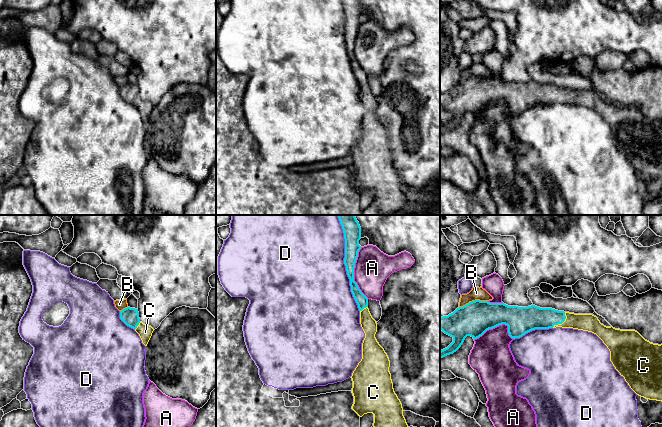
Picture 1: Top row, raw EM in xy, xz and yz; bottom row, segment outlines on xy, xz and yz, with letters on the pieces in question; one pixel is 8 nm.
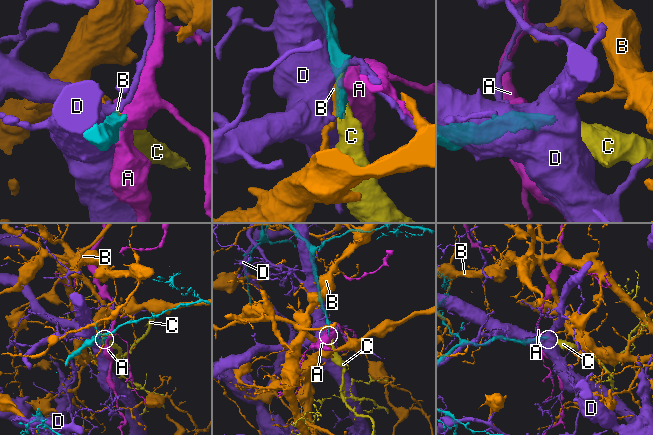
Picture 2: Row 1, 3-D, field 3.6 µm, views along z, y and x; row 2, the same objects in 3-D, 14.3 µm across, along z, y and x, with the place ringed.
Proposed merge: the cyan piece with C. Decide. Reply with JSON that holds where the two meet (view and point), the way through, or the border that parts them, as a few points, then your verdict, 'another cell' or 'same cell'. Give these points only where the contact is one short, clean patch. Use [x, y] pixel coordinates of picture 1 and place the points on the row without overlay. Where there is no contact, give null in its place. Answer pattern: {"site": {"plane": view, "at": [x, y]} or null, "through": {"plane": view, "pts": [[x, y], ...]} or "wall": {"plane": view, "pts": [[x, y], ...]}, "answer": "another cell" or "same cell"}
{"site": {"plane": "yz", "at": [562, 98]}, "through": {"plane": "yz", "pts": [[532, 93], [558, 94], [562, 98], [587, 98]]}, "answer": "same cell"}

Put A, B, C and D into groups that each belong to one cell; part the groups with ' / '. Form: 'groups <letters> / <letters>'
groups A / B / C / D

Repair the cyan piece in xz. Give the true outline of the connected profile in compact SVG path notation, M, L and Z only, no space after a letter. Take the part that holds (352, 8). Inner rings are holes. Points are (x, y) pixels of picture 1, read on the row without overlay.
M341 0L345 15L345 34L347 51L350 55L351 68L360 87L360 100L365 109L362 119L362 135L352 149L354 180L352 185L362 193L364 190L373 189L373 202L377 206L377 215L393 215L401 212L403 215L408 212L408 201L403 192L403 184L400 176L393 165L391 150L389 148L390 137L384 125L375 114L377 99L372 94L368 85L368 74L361 68L354 57L354 44L361 25L359 16L361 15L361 3L359 0Z

